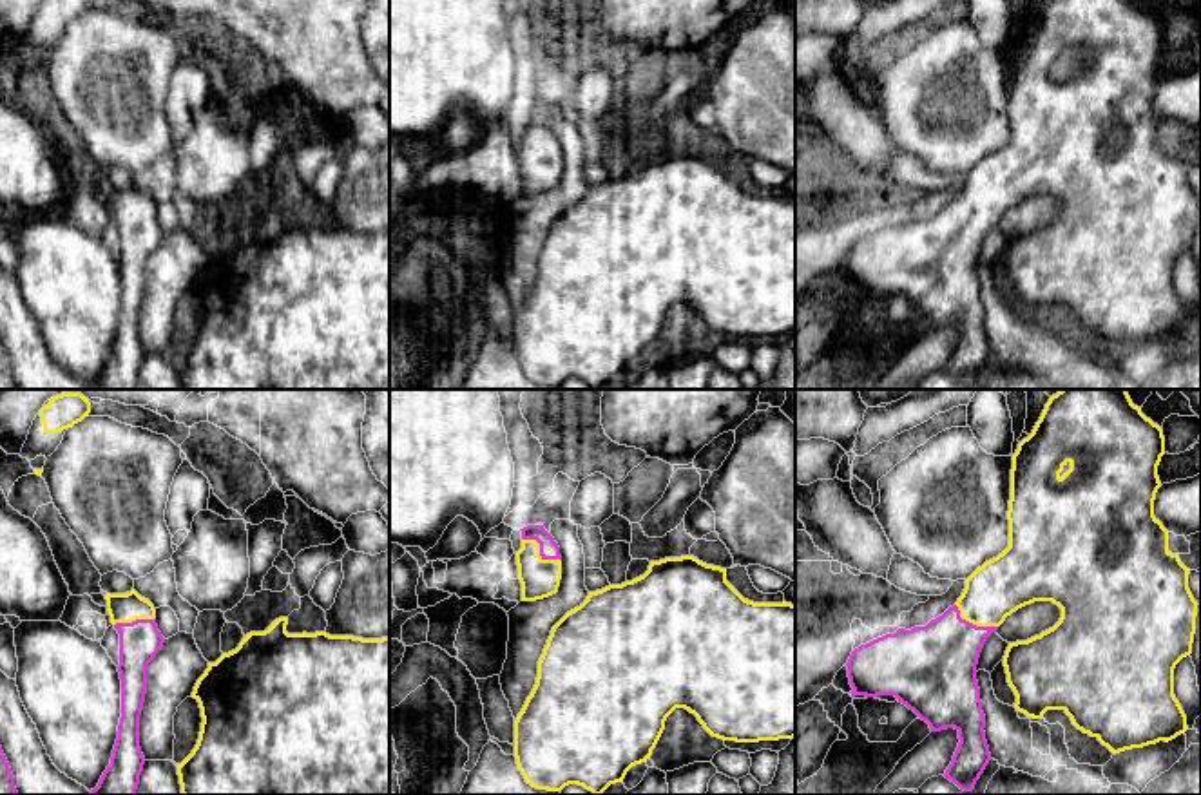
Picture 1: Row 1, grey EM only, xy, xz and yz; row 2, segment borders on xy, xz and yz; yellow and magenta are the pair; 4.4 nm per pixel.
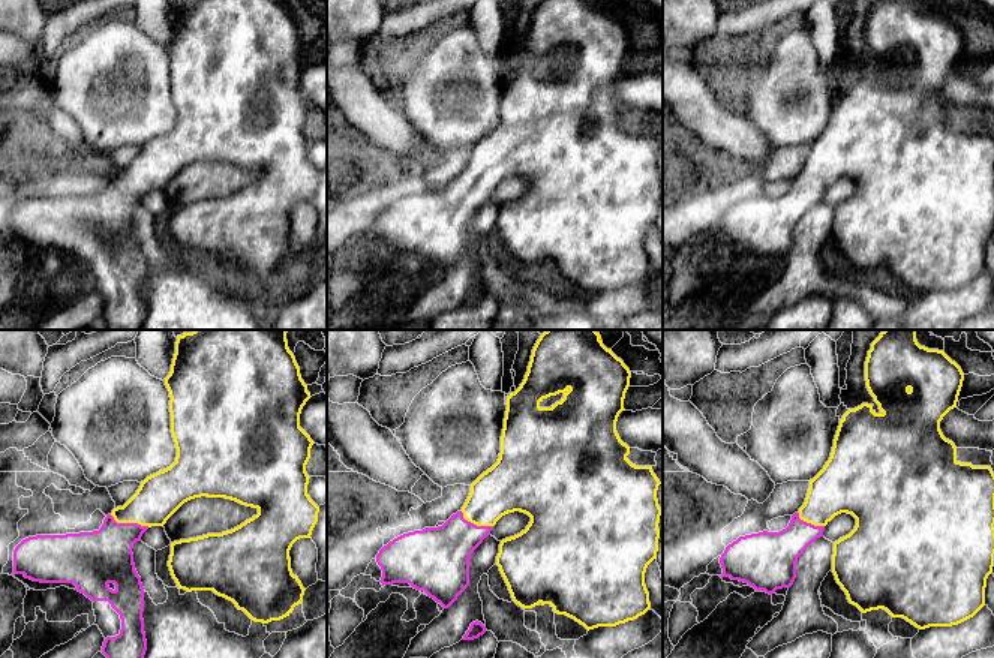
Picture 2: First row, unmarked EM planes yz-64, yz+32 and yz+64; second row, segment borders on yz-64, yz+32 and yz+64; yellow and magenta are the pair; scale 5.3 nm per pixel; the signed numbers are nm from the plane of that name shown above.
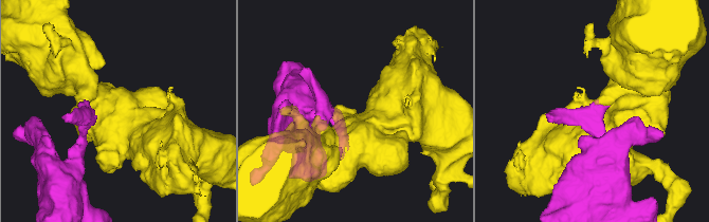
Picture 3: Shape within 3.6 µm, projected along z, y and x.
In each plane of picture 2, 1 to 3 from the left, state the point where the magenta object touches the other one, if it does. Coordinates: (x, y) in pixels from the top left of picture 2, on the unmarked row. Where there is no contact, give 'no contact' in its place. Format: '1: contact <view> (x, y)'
1: contact yz-64 (129, 186)
2: contact yz+32 (474, 188)
3: contact yz+64 (808, 186)

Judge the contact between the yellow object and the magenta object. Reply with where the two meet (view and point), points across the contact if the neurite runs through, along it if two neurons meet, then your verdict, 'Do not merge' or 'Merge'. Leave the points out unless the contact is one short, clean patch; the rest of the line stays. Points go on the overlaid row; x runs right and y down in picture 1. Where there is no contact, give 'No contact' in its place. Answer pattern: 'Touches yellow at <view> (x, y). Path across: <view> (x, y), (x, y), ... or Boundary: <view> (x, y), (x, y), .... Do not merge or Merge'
Touches yellow at xz (538, 551). Path across: xz (540, 578), (538, 551), (549, 549). Merge

